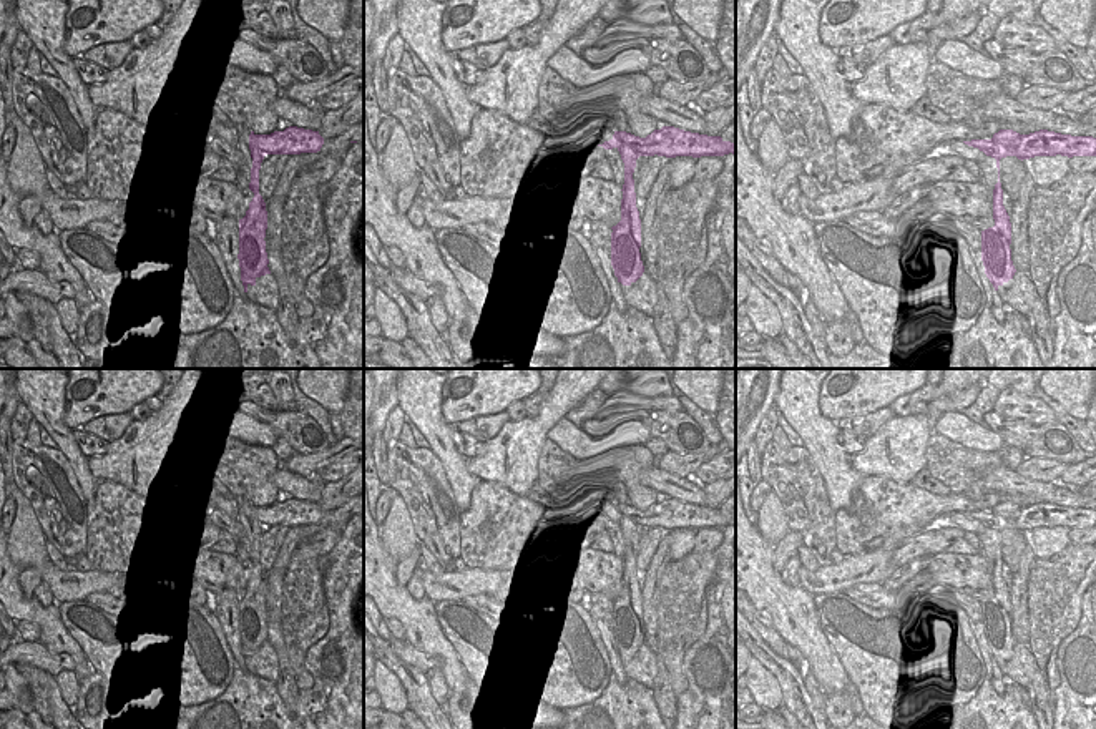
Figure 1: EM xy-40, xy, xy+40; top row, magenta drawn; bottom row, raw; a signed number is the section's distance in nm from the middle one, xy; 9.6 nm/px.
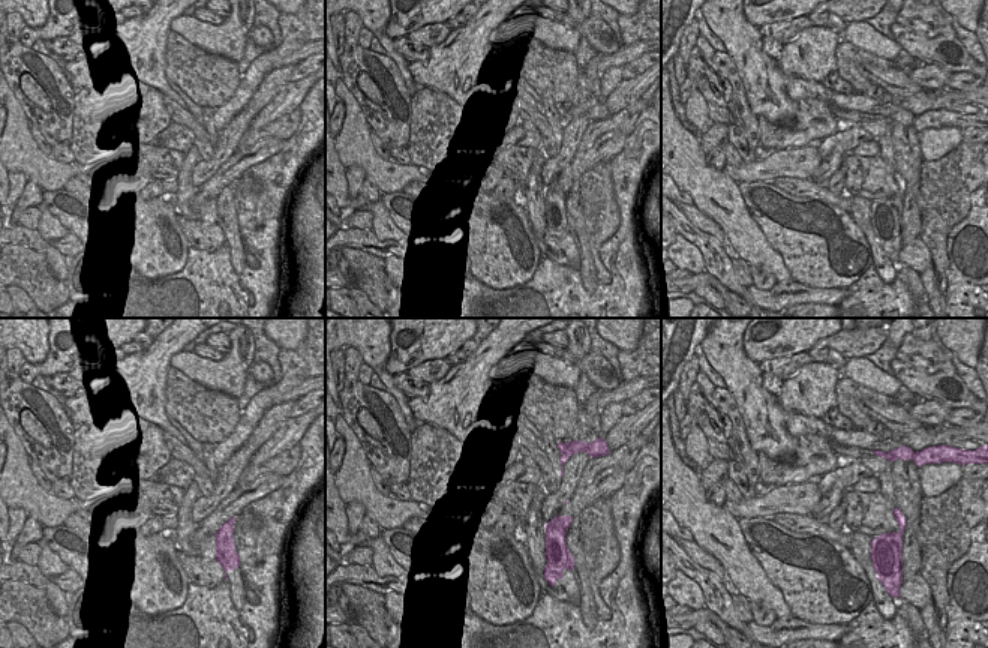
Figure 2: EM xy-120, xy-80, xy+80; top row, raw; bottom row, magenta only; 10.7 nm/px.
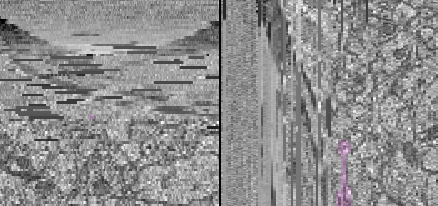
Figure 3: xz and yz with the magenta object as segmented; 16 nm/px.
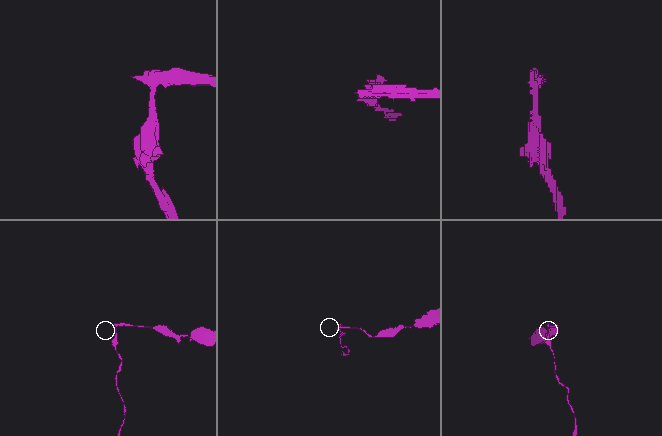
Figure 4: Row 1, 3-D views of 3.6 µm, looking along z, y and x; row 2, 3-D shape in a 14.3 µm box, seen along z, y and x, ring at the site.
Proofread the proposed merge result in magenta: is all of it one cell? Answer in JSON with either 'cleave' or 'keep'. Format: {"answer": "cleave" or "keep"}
{"answer": "cleave"}

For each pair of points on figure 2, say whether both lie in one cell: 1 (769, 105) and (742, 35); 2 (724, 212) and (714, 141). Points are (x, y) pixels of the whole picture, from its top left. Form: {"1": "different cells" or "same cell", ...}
{"1": "same cell", "2": "different cells"}

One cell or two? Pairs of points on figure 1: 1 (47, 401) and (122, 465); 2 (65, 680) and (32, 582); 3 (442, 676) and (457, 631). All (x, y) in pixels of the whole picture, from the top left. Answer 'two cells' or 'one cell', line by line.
1: two cells
2: two cells
3: two cells

